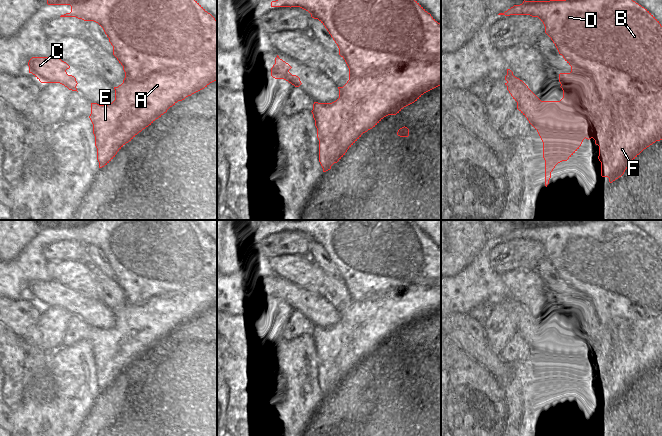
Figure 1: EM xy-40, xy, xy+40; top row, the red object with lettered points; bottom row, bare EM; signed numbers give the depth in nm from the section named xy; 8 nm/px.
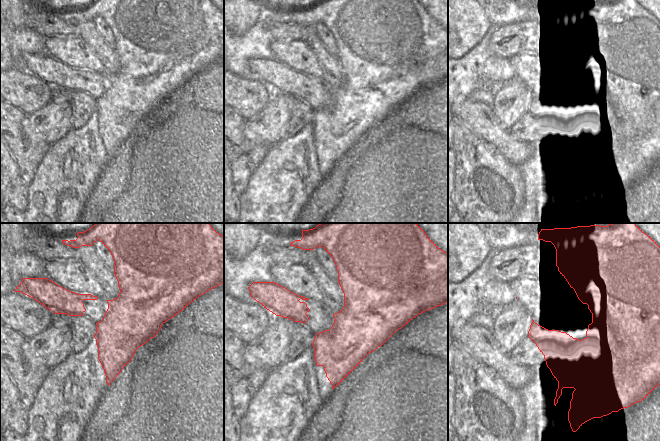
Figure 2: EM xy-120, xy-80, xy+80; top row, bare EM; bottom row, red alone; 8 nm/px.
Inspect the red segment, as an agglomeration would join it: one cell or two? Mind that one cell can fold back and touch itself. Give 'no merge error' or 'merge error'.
merge error

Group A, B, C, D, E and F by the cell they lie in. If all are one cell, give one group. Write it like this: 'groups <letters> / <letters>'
groups A B D F / C E

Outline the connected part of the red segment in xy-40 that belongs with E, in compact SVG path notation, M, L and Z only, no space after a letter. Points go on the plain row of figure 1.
M123 308L114 311L114 314L115 324L112 327L108 329L91 327L89 342L93 348L99 392L107 389L117 376L139 357L134 351L141 342L134 338L149 327L130 323L123 314Z

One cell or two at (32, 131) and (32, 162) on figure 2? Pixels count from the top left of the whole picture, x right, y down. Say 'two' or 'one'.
two

